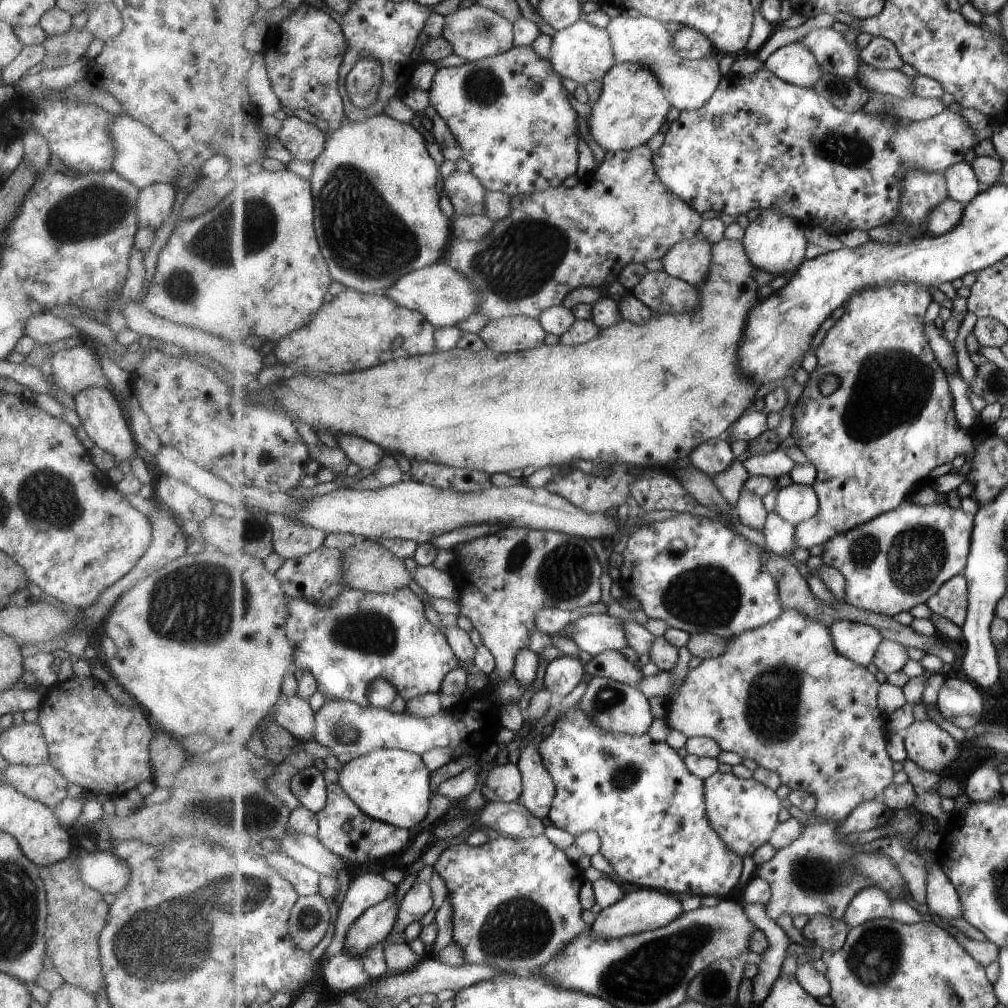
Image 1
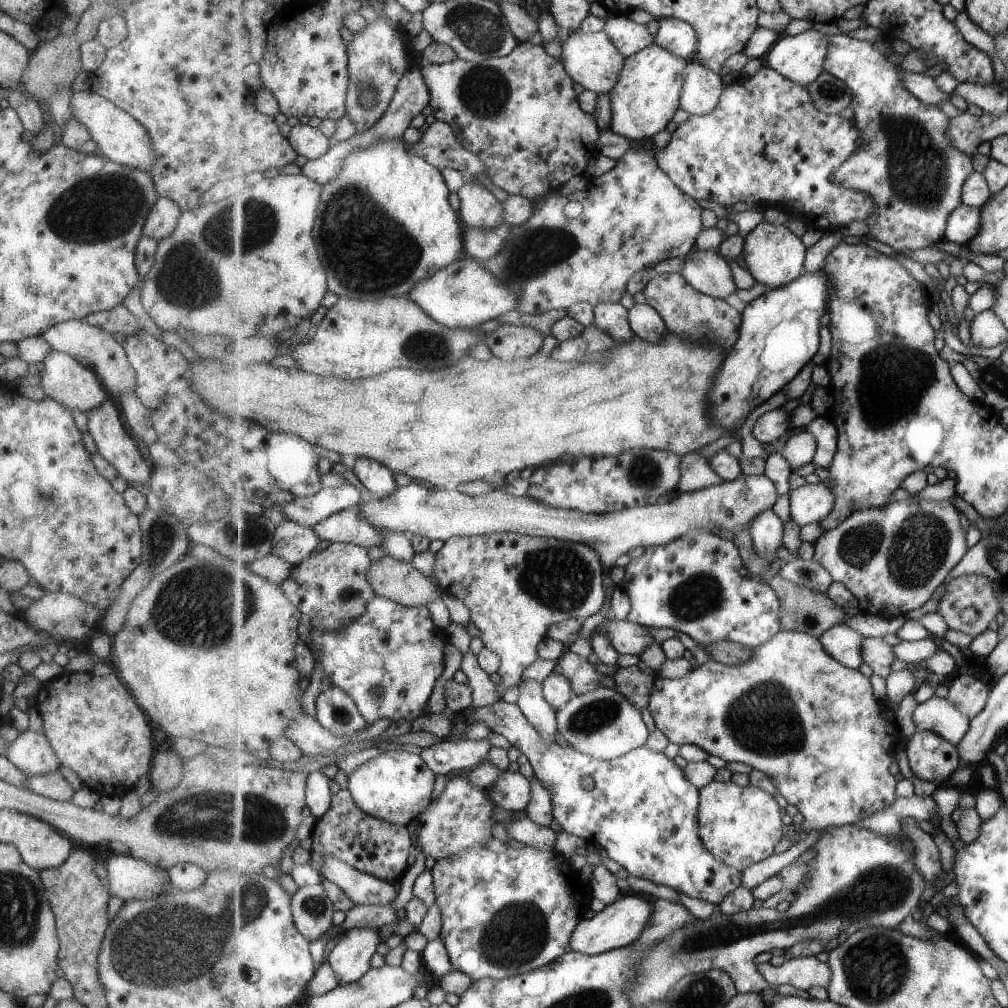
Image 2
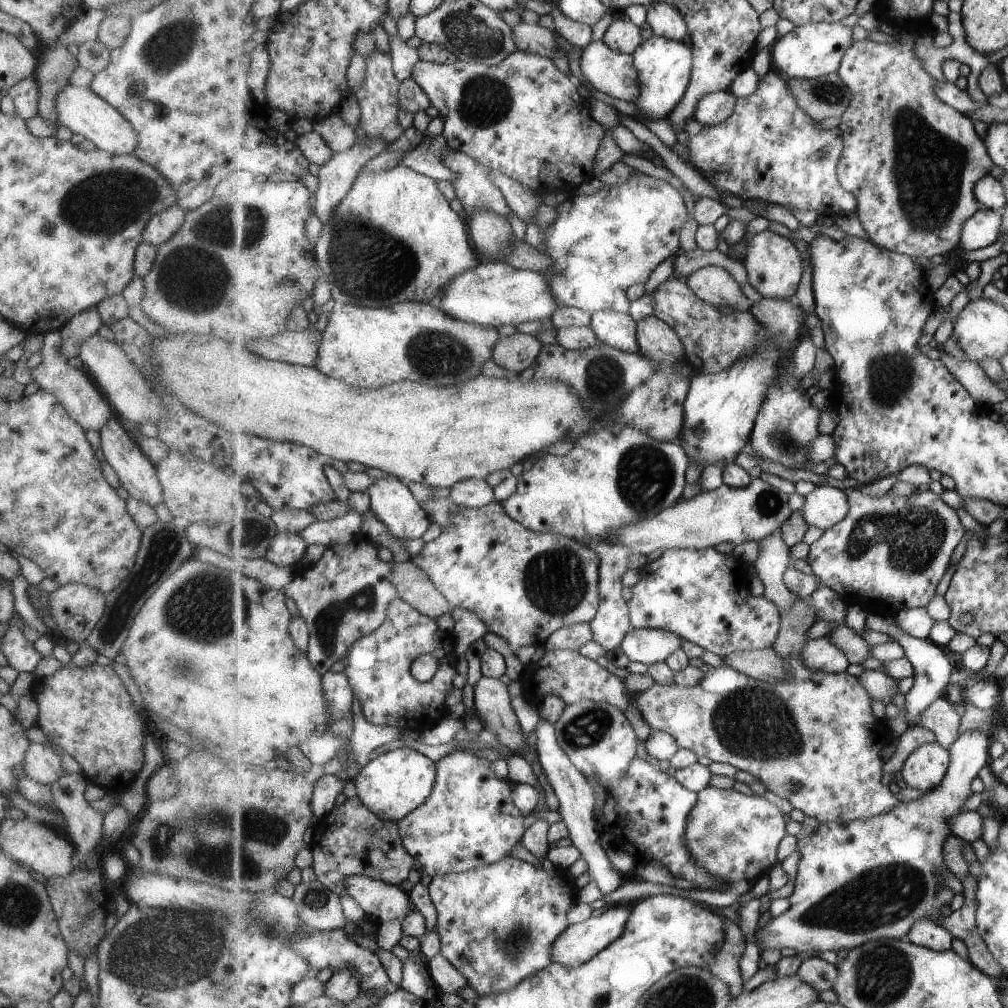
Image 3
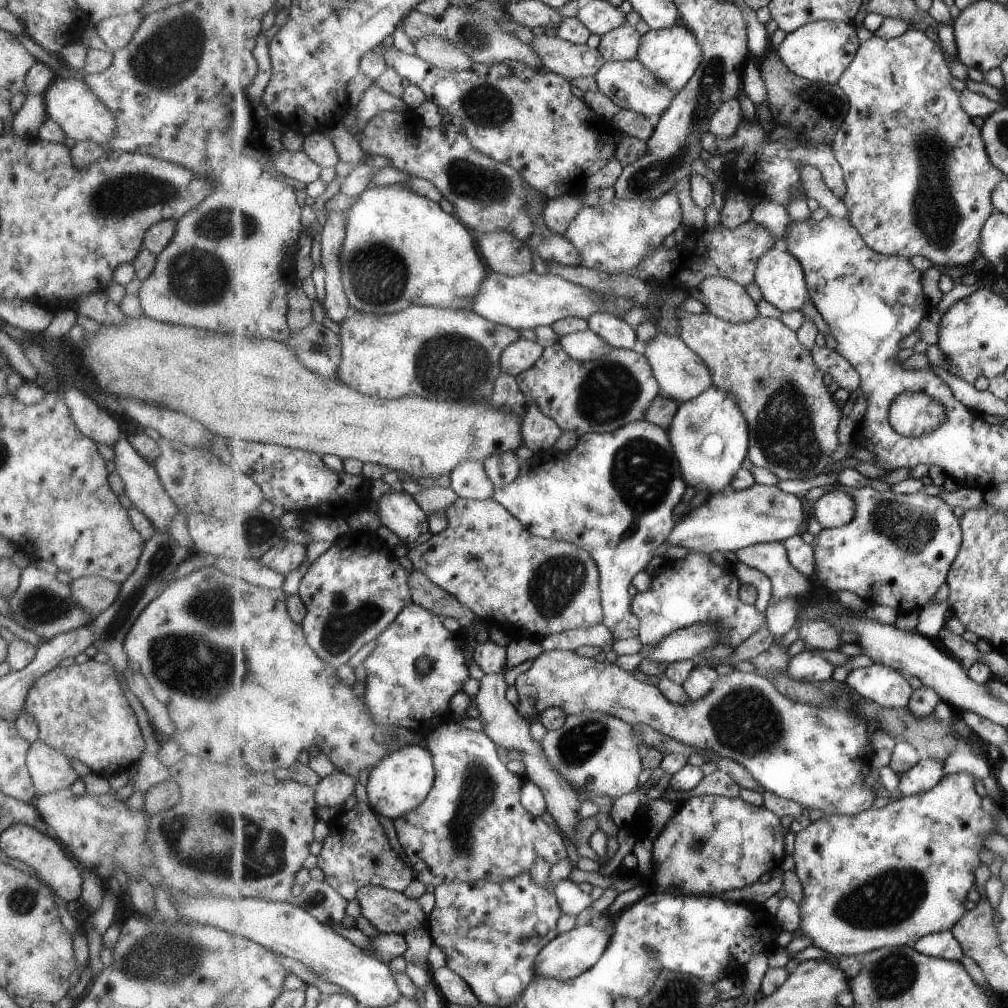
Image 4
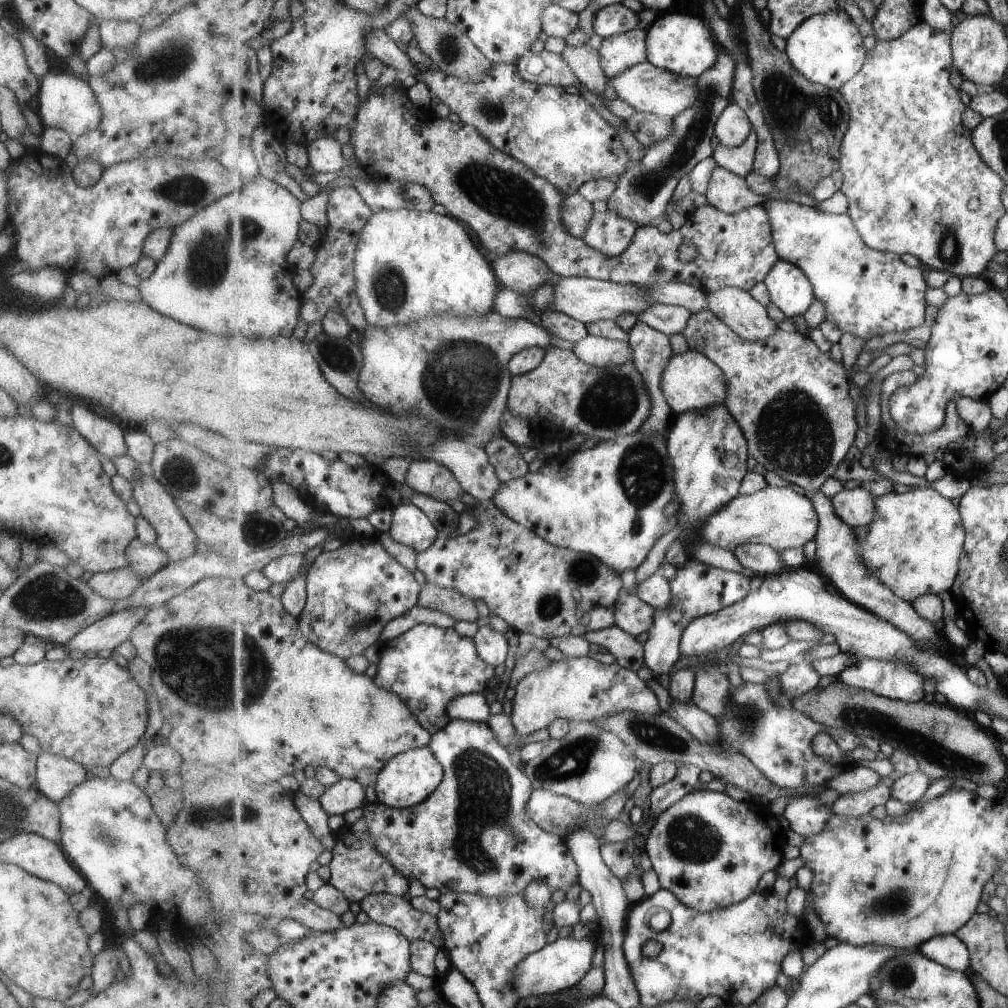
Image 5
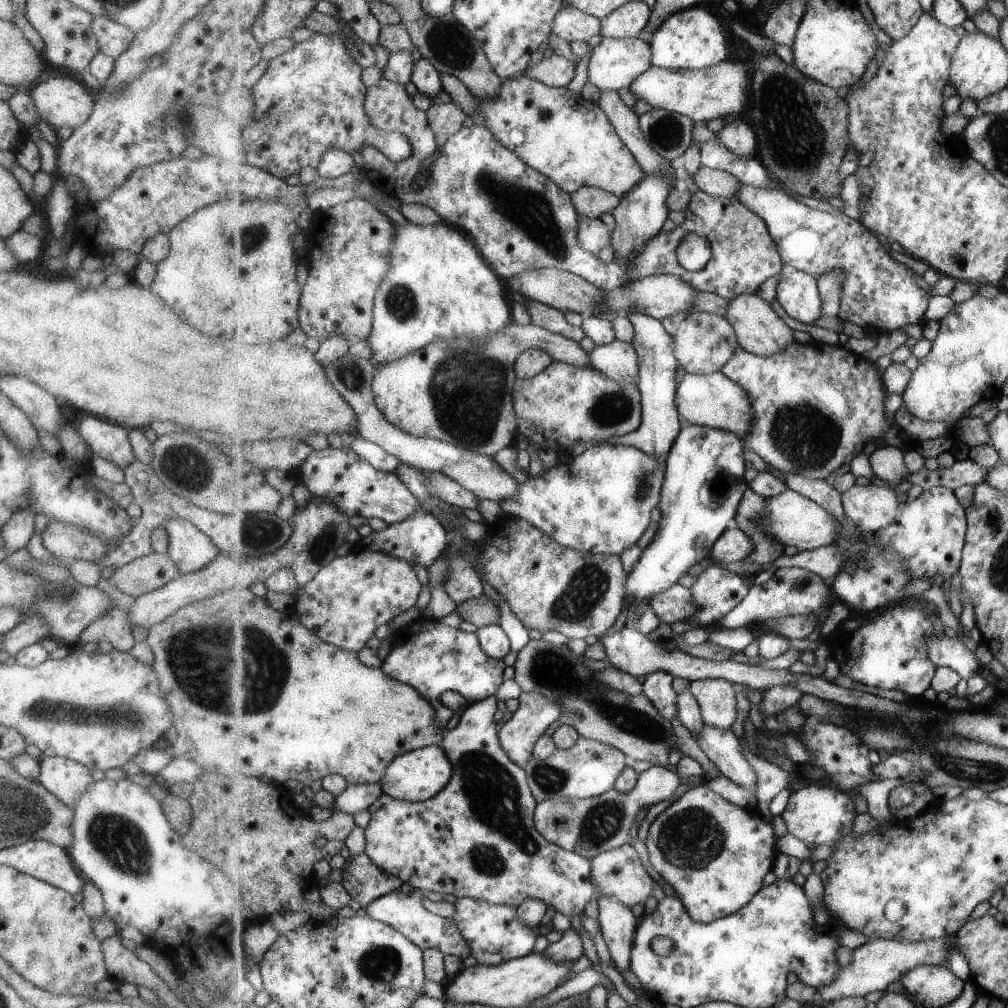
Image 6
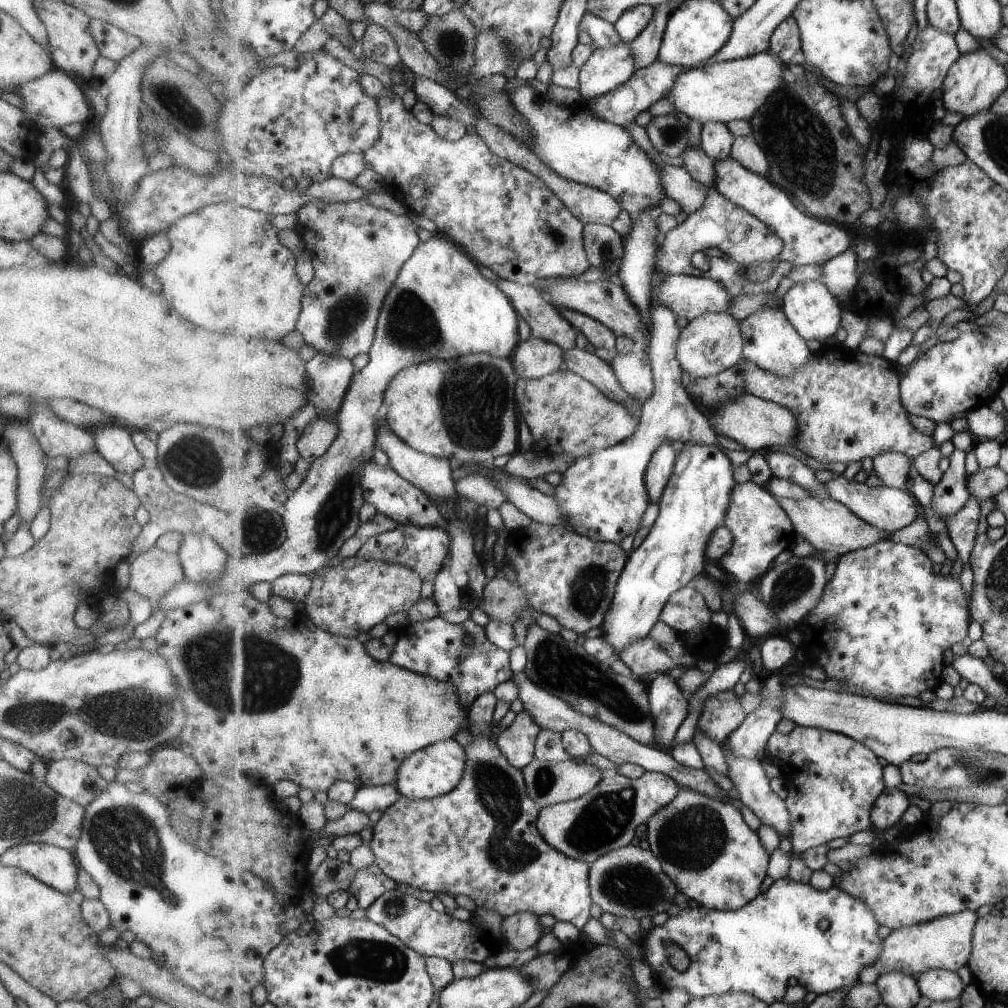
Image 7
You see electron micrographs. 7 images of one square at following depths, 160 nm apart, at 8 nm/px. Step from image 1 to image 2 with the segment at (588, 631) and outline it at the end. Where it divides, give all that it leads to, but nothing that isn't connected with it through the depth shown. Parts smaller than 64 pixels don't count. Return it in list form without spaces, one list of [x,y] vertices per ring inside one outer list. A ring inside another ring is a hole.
[[[608,615],[594,632],[601,631],[621,654],[641,656],[644,650],[654,642],[649,628],[645,625],[629,621],[627,618],[617,621]]]

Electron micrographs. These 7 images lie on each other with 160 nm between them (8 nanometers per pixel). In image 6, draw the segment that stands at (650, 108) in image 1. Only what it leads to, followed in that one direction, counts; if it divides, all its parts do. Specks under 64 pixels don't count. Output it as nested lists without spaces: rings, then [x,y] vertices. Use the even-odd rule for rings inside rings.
[[[693,6],[669,17],[653,35],[652,46],[653,66],[664,69],[703,69],[724,62],[729,56],[727,36],[719,18],[709,12],[705,6]]]

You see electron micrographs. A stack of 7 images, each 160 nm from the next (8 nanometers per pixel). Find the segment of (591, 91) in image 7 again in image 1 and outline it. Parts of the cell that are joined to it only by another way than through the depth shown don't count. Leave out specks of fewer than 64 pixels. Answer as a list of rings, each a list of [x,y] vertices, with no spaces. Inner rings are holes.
[[[628,13],[612,17],[606,28],[612,38],[616,62],[642,62],[649,65],[658,74],[662,85],[666,88],[669,98],[676,108],[682,111],[696,111],[708,104],[713,94],[724,80],[719,68],[721,55],[713,54],[704,59],[682,59],[670,45],[672,32],[665,28],[665,24],[653,17],[641,15],[631,16]]]

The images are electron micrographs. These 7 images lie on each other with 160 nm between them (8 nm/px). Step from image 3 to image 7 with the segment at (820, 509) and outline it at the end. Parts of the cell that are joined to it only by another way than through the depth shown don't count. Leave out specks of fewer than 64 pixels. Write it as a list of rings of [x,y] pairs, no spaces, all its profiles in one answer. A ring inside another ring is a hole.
[[[844,473],[831,479],[825,486],[830,490],[831,497],[848,506],[855,514],[865,519],[865,522],[879,527],[881,530],[895,532],[895,530],[901,530],[917,520],[919,502],[913,494],[906,490],[887,485],[870,487],[865,483],[849,480]]]

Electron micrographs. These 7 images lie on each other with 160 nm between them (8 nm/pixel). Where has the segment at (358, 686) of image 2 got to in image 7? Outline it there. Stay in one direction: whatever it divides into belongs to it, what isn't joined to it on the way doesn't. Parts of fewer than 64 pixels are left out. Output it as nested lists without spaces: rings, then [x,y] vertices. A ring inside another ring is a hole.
[[[438,616],[407,625],[399,632],[390,661],[395,666],[453,684],[465,710],[470,710],[482,694],[494,692],[502,682],[514,677],[509,653],[495,646],[489,640],[485,627],[479,626],[472,617],[458,624],[449,623],[443,616]],[[467,636],[471,638],[468,645],[465,644]]]

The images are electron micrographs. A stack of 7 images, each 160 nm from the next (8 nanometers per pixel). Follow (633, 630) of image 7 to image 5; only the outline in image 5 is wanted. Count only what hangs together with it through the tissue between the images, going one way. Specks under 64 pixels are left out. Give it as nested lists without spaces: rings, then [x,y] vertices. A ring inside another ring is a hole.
[[[726,405],[675,415],[669,432],[667,432],[667,438],[669,456],[673,461],[675,471],[672,500],[678,503],[679,508],[675,514],[678,515],[677,522],[682,525],[678,540],[681,541],[683,547],[688,548],[702,543],[700,539],[704,529],[708,526],[708,521],[739,496],[742,482],[749,472],[749,468],[747,468],[747,460],[750,455],[748,438]]]

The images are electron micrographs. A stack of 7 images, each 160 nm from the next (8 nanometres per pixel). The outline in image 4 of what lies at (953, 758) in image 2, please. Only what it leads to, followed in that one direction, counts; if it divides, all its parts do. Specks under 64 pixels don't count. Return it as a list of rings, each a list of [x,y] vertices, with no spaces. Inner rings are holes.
[[[923,758],[917,766],[899,777],[896,790],[903,797],[929,792],[944,779],[943,769],[941,761]]]

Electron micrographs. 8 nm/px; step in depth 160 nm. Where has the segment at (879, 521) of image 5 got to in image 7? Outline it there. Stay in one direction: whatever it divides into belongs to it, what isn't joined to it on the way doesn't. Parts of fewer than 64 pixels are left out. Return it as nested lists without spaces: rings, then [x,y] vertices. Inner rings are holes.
[[[955,449],[949,456],[951,459],[949,470],[934,486],[932,508],[943,521],[946,516],[953,516],[959,512],[971,500],[972,494],[966,485],[967,455],[968,452]]]

